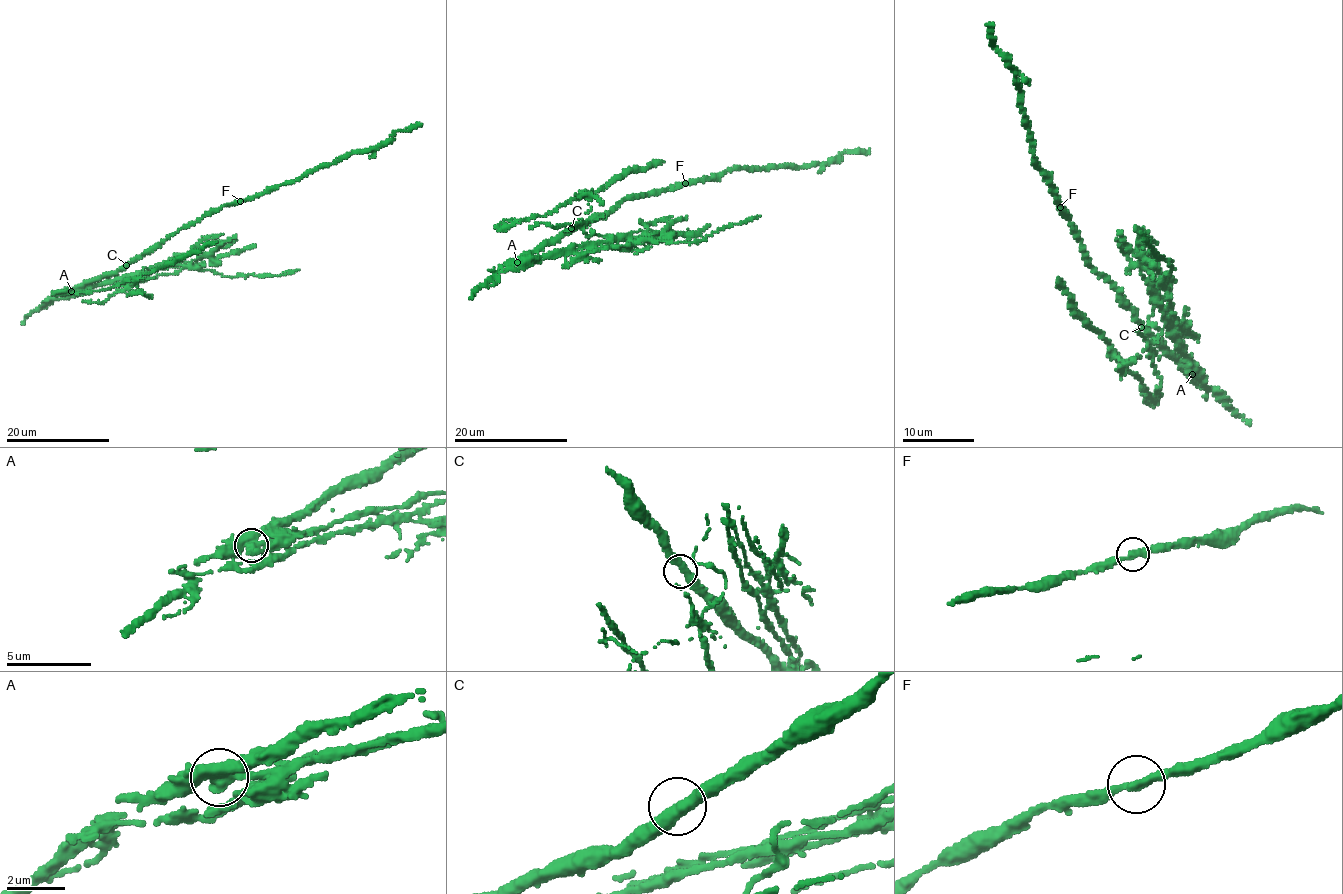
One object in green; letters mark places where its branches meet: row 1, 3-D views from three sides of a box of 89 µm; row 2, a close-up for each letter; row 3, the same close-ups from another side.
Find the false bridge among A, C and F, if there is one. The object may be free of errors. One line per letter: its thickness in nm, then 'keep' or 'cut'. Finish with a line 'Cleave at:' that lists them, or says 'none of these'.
A: 500 nm thick; cut
C: 400 nm thick; keep
F: 320 nm thick; keep
Cleave at: A

